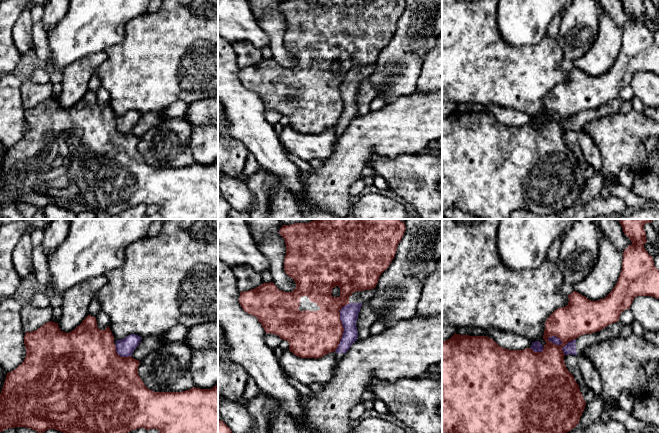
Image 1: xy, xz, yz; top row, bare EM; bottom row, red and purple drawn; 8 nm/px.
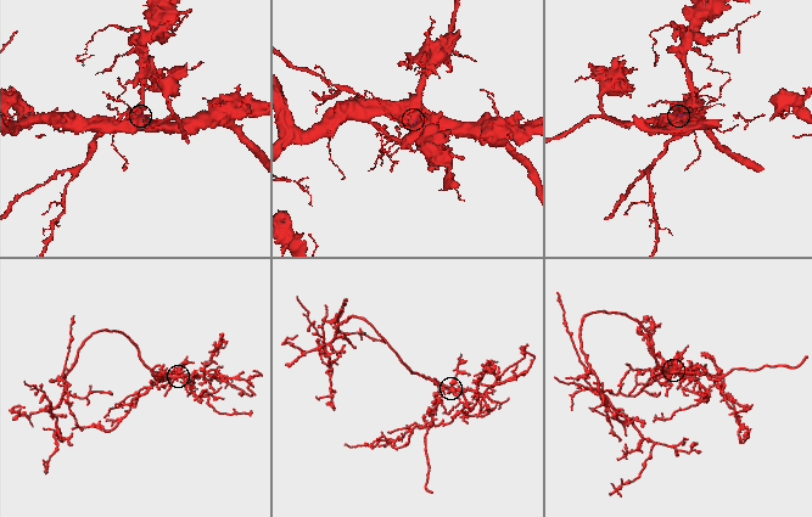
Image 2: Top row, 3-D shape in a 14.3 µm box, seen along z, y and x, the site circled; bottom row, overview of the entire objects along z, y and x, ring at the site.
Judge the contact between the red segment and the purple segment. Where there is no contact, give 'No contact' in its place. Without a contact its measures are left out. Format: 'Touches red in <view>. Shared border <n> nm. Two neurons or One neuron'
Touches red in xz. Shared border 400 nm. Two neurons

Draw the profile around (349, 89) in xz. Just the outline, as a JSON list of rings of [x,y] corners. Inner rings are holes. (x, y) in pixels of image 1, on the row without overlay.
[[[376,65],[356,67],[349,73],[349,79],[341,84],[340,96],[342,98],[344,108],[340,119],[336,125],[337,139],[344,133],[345,129],[350,125],[351,121],[357,117],[358,107],[356,98],[363,79],[369,78]]]

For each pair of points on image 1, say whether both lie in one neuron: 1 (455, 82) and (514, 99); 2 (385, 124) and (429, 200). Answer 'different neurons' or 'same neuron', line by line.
1: same neuron
2: different neurons

